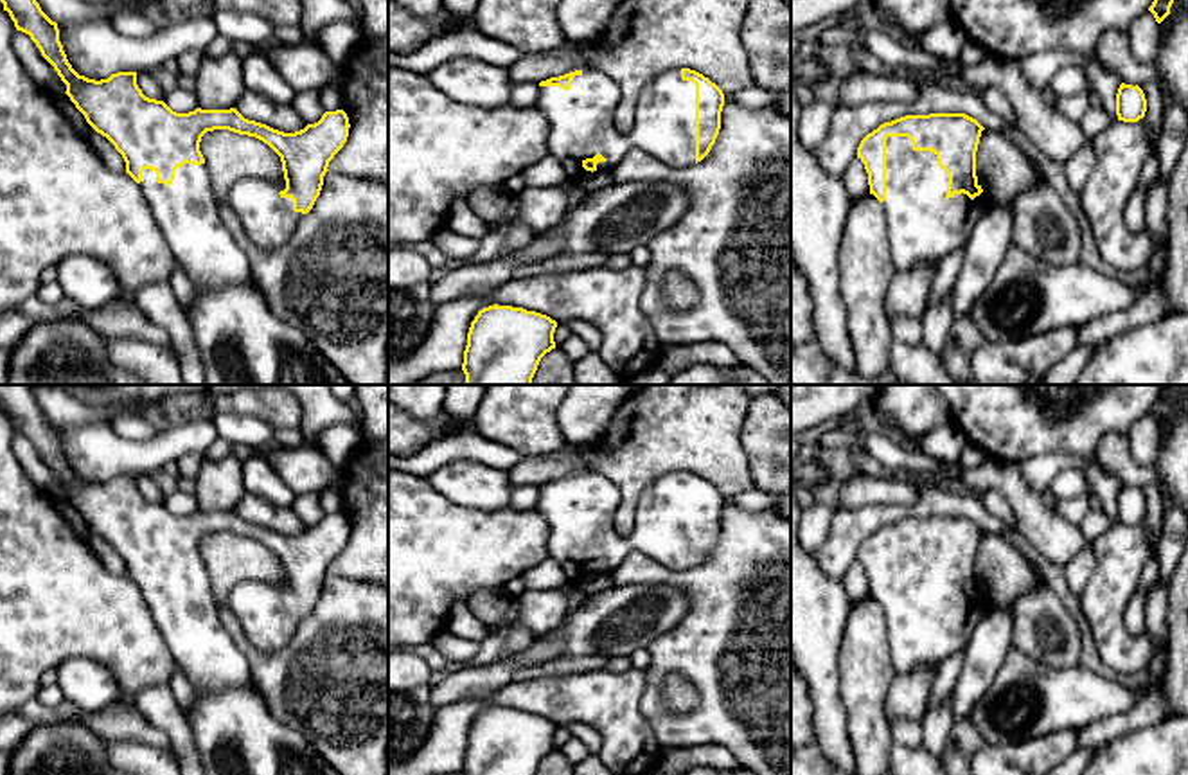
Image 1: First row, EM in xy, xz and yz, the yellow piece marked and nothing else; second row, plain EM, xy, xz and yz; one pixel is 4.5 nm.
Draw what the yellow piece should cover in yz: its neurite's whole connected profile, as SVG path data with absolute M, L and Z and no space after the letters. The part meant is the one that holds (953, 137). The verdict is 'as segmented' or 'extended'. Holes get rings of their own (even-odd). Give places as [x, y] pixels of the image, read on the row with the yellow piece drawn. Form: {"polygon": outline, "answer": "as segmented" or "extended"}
{"polygon": "M965 113L906 115L868 133L857 158L868 173L870 194L886 214L890 257L895 273L920 263L940 264L962 248L989 209L976 176L976 151L985 128Z", "answer": "extended"}

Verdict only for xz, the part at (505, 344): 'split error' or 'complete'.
complete

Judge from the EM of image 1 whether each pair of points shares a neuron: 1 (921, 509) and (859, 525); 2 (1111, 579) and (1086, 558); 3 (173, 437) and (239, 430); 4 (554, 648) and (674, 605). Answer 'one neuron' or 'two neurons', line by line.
1: one neuron
2: two neurons
3: two neurons
4: two neurons

